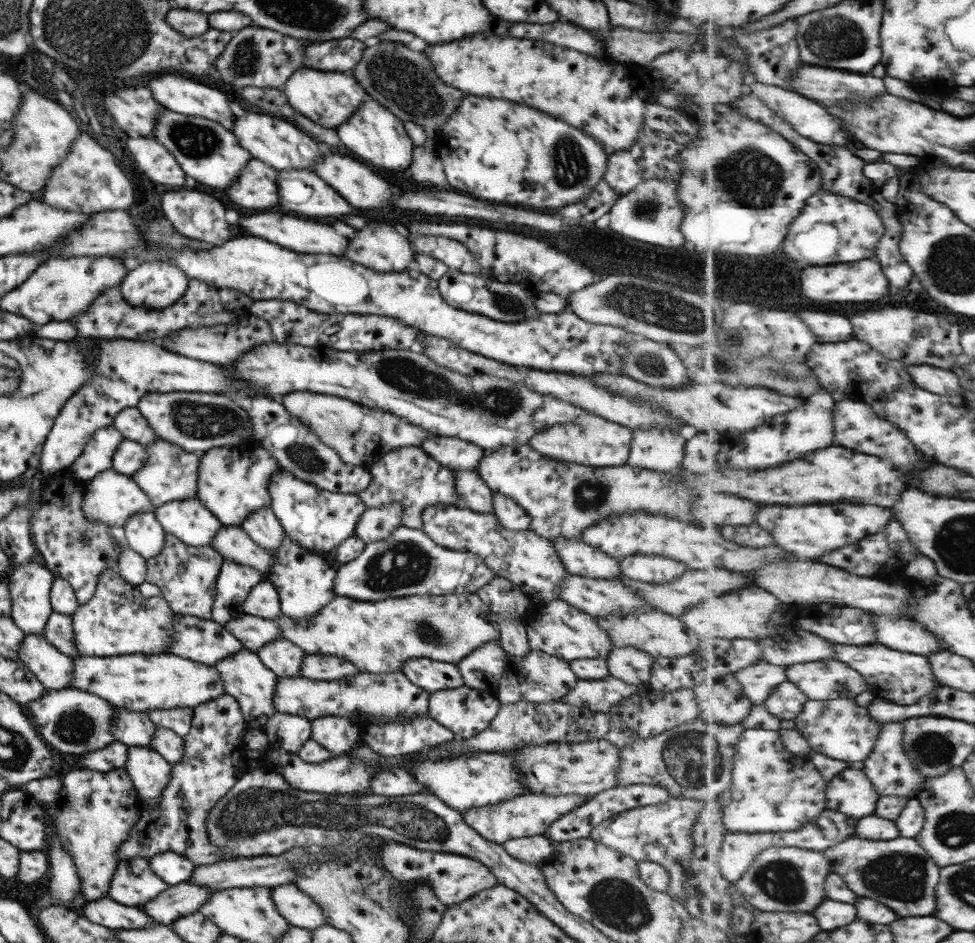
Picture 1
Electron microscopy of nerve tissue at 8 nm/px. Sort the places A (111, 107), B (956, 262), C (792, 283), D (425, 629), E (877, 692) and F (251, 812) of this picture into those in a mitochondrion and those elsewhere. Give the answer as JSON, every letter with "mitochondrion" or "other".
{"A":"other","B":"mitochondrion","C":"other","D":"mitochondrion","E":"other","F":"mitochondrion"}

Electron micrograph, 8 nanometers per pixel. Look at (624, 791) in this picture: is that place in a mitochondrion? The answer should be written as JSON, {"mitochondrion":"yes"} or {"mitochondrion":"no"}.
{"mitochondrion":"no"}

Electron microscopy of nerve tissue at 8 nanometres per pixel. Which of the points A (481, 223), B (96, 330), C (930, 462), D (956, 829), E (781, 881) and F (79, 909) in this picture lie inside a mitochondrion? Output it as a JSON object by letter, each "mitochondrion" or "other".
{"A":"other","B":"other","C":"other","D":"mitochondrion","E":"mitochondrion","F":"other"}

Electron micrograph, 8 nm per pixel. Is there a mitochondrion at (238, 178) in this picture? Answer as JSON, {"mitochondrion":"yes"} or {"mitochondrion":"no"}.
{"mitochondrion":"no"}

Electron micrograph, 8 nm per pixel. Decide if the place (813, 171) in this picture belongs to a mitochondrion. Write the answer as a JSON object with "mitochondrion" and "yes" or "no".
{"mitochondrion":"no"}

